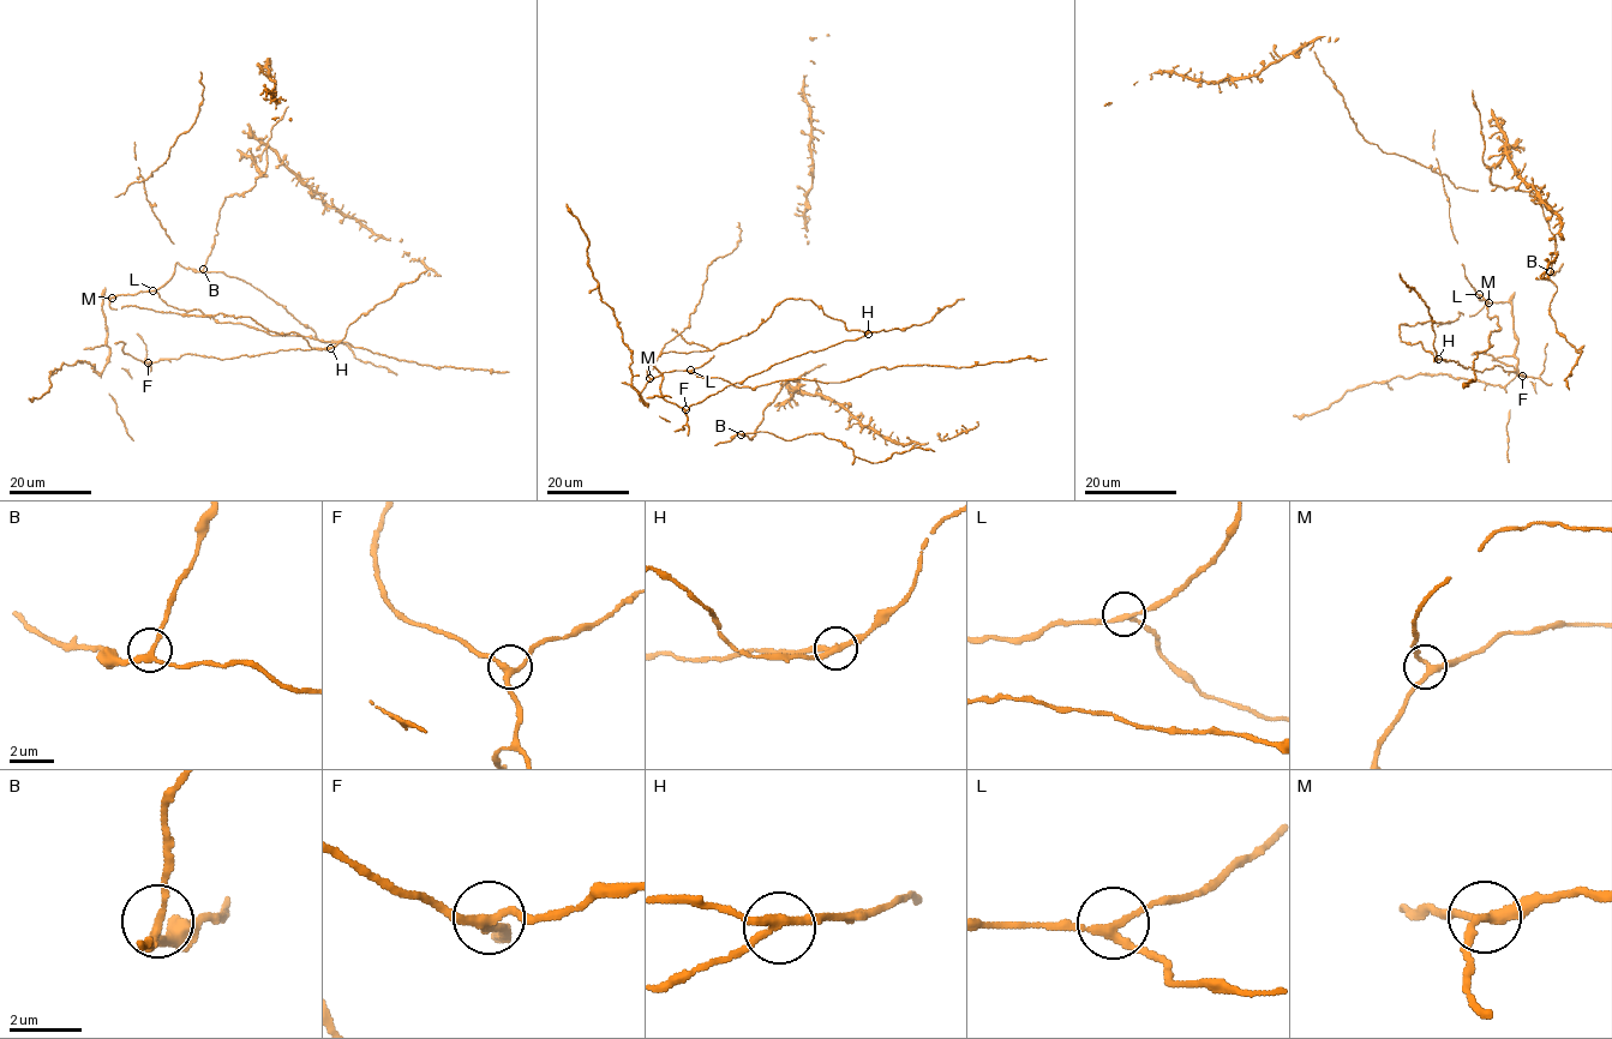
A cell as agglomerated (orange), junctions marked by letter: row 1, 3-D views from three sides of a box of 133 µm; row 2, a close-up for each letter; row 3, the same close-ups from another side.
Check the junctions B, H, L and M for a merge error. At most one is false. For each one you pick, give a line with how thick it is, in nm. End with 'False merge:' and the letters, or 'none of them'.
H: calibre 240 nm
False merge: H

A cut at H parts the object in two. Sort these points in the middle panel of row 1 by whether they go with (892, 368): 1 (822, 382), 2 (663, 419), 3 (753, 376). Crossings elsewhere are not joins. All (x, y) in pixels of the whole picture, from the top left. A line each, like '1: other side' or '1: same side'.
1: same side
2: same side
3: other side

